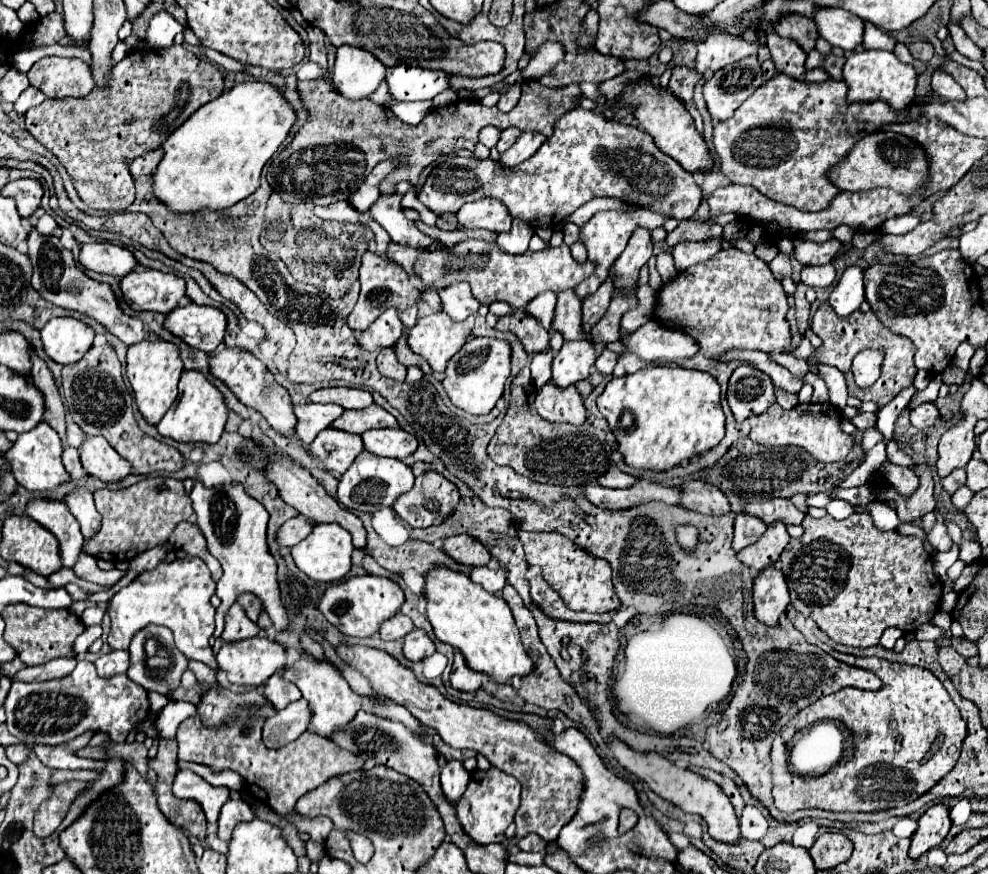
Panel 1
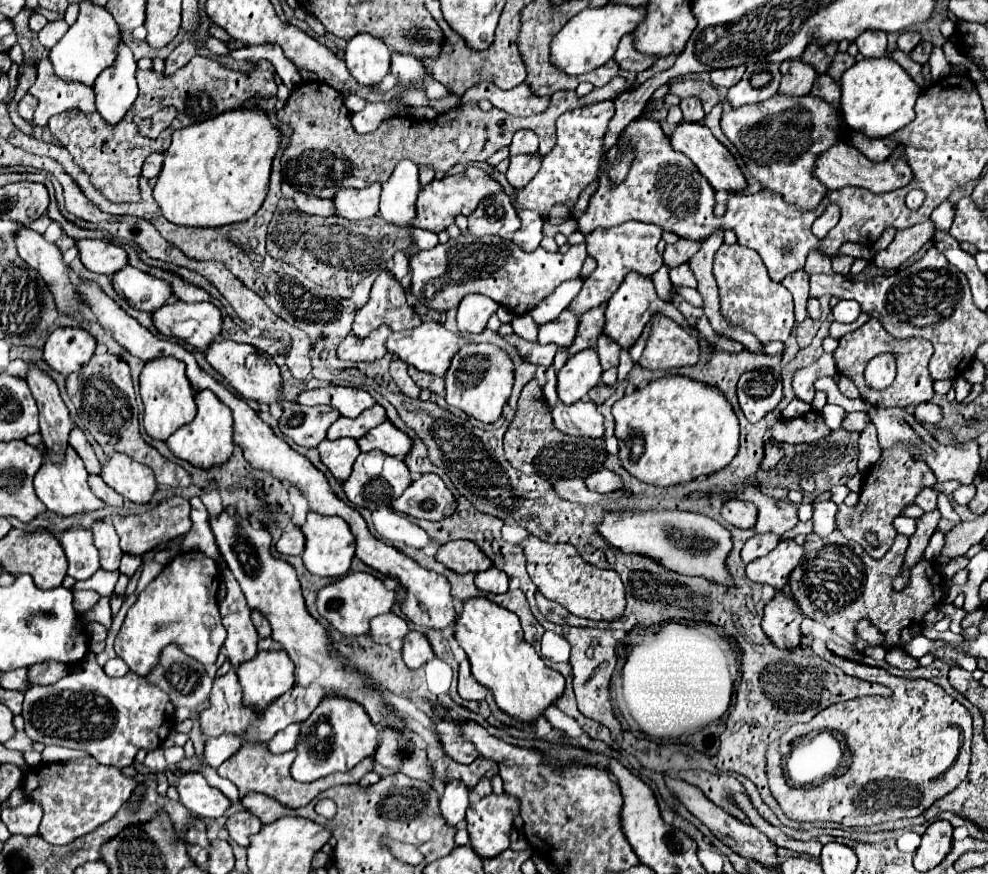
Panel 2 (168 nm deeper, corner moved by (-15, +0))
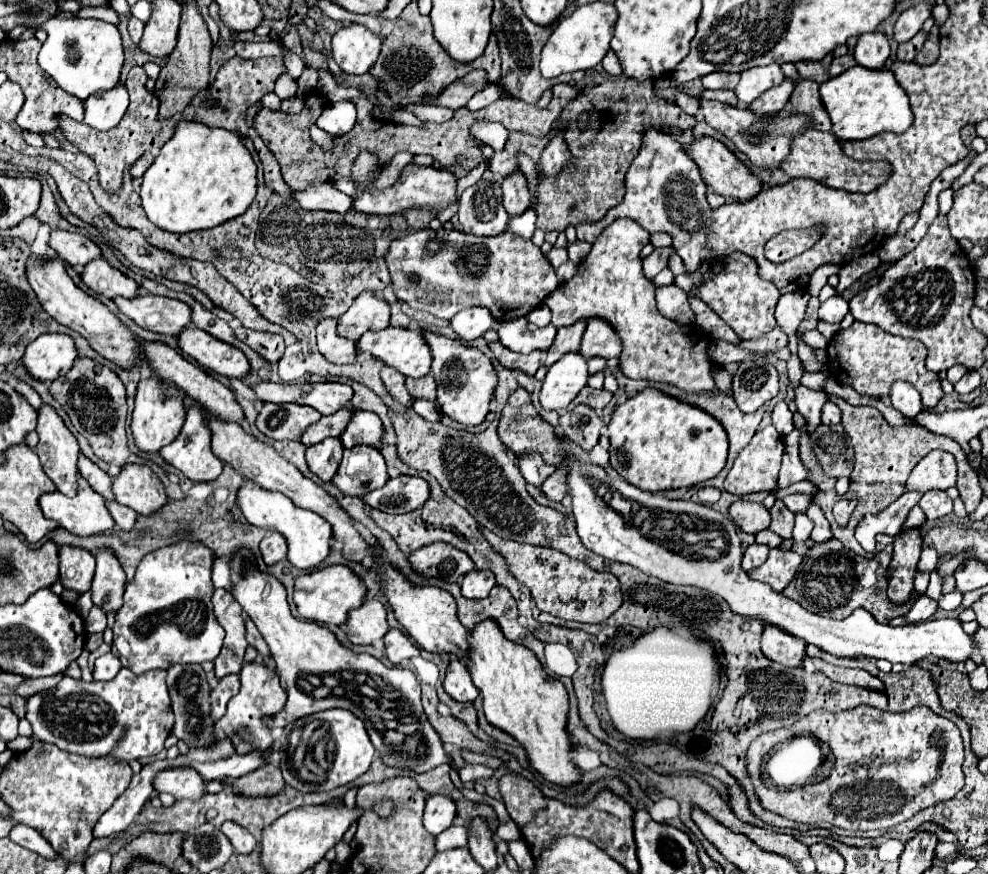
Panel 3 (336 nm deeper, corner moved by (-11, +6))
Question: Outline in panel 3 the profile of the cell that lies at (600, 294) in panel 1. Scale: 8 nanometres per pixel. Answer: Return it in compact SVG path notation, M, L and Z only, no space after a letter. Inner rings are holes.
M579 320L577 324L569 326L569 328L559 328L559 330L557 330L555 342L553 342L551 348L547 350L545 368L549 368L553 362L557 362L563 354L575 352L575 350L579 348L579 342L581 342L581 336L583 336L585 326L587 326L587 322L585 322L585 320Z

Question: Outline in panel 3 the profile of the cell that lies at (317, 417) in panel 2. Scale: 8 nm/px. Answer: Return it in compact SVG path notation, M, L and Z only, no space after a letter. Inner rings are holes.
M263 404L255 424L261 434L273 440L299 440L301 434L319 418L321 414L311 406Z

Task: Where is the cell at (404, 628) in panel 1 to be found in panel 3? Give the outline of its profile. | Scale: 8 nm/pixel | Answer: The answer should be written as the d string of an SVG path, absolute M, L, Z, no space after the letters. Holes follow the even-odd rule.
M365 600L359 608L351 610L345 622L345 634L351 644L371 644L387 634L387 612L379 600Z

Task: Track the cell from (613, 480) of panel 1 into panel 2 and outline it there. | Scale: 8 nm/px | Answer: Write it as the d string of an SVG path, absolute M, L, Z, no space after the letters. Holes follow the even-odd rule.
M603 470L603 472L591 474L585 480L585 484L589 490L595 490L595 492L611 492L611 490L619 490L623 486L623 478L611 470Z

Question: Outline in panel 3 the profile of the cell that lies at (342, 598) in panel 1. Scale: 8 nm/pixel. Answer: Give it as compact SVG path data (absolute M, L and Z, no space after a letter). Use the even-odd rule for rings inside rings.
M343 564L315 568L315 570L295 578L293 602L295 602L297 612L303 620L311 620L311 622L317 622L317 624L337 624L337 626L341 626L347 620L347 612L351 608L361 606L363 600L365 600L363 580L357 578Z

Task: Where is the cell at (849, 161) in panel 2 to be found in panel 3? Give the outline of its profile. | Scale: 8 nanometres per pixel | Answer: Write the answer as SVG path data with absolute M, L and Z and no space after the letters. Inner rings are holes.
M805 130L795 134L791 140L791 154L779 164L779 168L785 170L791 178L811 178L847 192L871 192L891 174L891 166L887 162L857 162L847 158L839 146L839 140L835 140L833 134L819 130Z

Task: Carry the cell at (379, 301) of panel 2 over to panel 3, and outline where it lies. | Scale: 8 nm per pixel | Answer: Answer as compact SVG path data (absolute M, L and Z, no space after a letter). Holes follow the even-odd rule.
M363 292L351 308L337 320L337 334L359 340L367 330L383 330L389 326L389 304L373 292Z

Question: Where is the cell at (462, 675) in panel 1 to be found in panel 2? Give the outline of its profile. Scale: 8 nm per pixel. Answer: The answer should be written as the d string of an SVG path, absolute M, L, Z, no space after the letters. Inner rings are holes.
M461 660L459 664L459 696L463 700L485 700L485 696L489 694L487 688L483 688L483 684L477 684L477 680L471 676L469 670L469 660Z

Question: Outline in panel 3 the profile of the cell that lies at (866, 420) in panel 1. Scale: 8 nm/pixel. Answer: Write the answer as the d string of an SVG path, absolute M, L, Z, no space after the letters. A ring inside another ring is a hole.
M827 402L823 406L823 412L821 412L821 422L823 424L837 424L837 422L841 422L841 410L833 402Z

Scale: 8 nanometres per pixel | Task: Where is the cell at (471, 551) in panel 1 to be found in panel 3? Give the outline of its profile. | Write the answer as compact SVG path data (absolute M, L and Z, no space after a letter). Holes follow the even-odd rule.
M435 542L411 552L409 562L417 574L425 578L443 578L445 582L457 582L459 576L475 568L465 552L445 542Z

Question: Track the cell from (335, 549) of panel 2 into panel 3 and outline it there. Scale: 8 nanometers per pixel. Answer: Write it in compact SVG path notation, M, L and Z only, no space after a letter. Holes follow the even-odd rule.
M245 480L237 490L237 508L241 510L241 514L251 526L267 526L279 532L287 540L287 560L299 570L317 568L331 550L331 542L333 542L331 526L319 514L297 508L291 500L287 500L279 492L263 490L255 482Z

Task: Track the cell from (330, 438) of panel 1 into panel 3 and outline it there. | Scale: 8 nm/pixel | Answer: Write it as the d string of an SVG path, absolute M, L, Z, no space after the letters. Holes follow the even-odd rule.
M327 438L319 444L313 444L305 450L305 460L309 470L319 476L323 482L329 482L335 476L335 470L341 462L343 444L339 438Z

